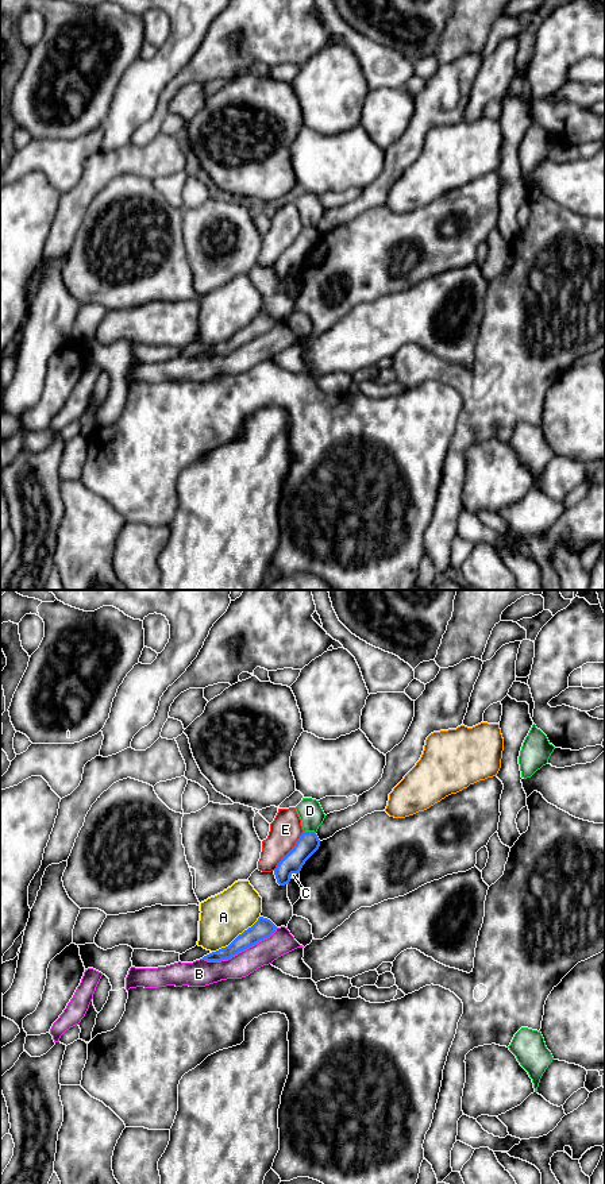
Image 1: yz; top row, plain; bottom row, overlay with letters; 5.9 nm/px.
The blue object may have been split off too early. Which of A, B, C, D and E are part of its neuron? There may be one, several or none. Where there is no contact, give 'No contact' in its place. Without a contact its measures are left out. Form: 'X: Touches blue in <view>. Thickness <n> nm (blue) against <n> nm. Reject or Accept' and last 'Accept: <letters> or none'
A: Touches blue in yz. Thickness 120 nm (blue) against 280 nm. Reject
B: Touches blue in yz. Thickness 120 nm (blue) against 150 nm. Reject
C: Touches blue in yz. Thickness 130 nm (blue) against 30 nm. Reject
D: Touches blue in yz. Thickness 130 nm (blue) against 140 nm. Reject
E: Touches blue in yz. Thickness 130 nm (blue) against 180 nm. Reject
Accept: none

